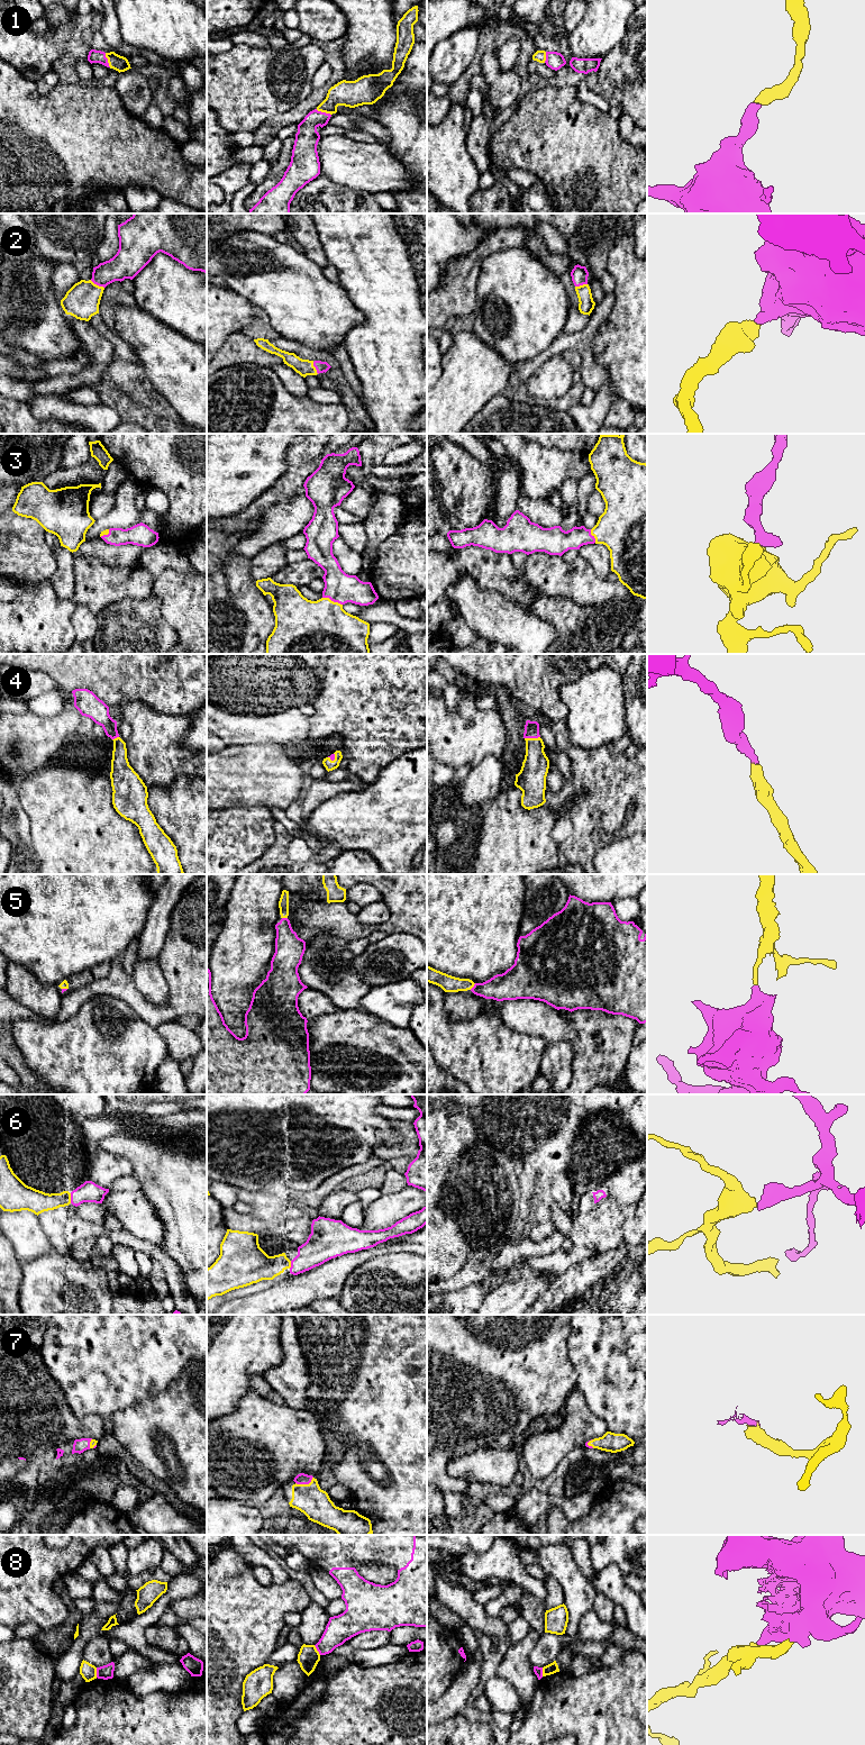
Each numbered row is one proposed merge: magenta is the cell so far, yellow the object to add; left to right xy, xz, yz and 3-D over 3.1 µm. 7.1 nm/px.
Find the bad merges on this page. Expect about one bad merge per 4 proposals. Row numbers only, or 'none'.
8

